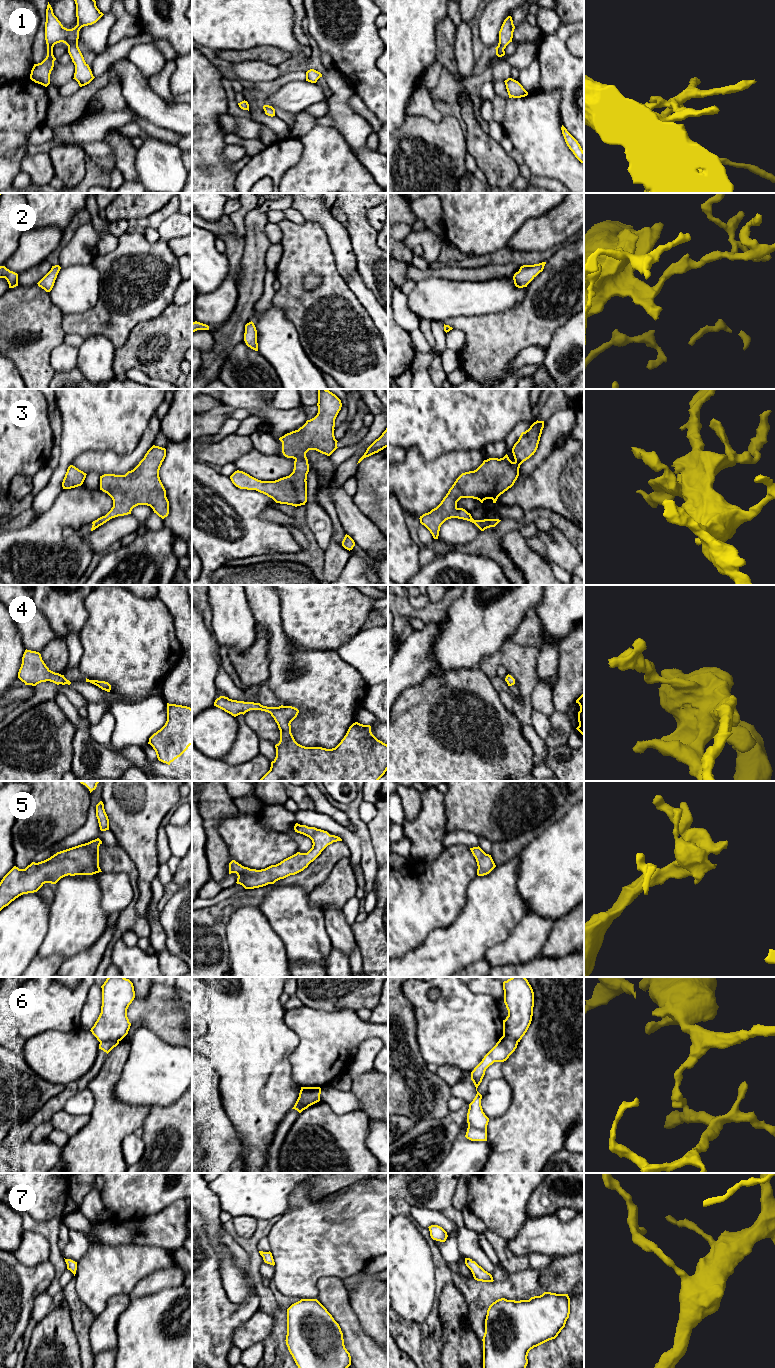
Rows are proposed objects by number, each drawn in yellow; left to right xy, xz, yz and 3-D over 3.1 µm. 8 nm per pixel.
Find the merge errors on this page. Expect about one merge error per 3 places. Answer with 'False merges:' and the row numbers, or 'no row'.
False merges: 6

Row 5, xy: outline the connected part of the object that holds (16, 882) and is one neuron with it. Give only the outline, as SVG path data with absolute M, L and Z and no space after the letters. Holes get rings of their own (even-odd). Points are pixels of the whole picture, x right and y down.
M97 838L60 852L50 858L35 863L32 862L25 869L14 866L0 882L0 911L23 894L37 892L45 883L56 884L65 876L93 875L102 872L99 867L99 846L102 841Z

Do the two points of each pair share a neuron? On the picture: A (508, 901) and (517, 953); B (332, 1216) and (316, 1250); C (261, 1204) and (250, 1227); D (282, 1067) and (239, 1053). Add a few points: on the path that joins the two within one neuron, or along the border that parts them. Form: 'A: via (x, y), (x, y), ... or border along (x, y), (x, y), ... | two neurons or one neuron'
A: border along (528, 913), (514, 927), (512, 932), (496, 945) | two neurons
B: via (332, 1224), (332, 1231), (321, 1242) | one neuron
C: border along (233, 1217), (248, 1215), (257, 1219) | two neurons
D: via (271, 1067), (260, 1067), (250, 1057) | one neuron

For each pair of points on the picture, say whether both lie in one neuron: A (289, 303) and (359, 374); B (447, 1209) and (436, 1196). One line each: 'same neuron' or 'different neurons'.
A: same neuron
B: same neuron

